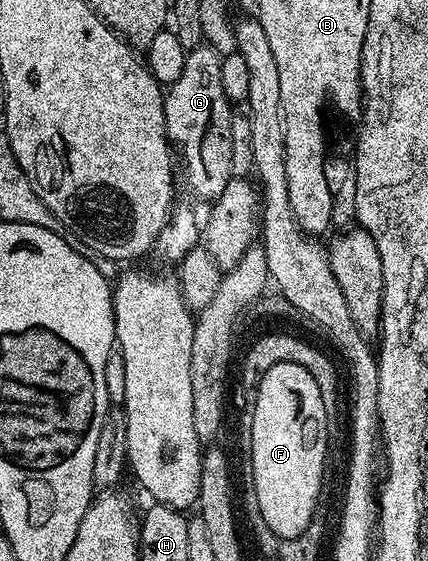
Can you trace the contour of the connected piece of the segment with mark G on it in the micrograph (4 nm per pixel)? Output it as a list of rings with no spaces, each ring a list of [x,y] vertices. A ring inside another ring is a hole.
[[[206,46],[192,47],[187,54],[187,65],[177,78],[177,82],[166,89],[163,102],[163,113],[167,119],[167,139],[177,153],[177,191],[173,196],[173,207],[167,225],[161,229],[155,239],[154,255],[168,260],[171,266],[178,265],[189,250],[200,243],[205,222],[209,222],[209,210],[213,210],[215,200],[221,198],[225,186],[231,181],[231,118],[233,105],[225,98],[221,90],[221,74],[218,69],[221,58],[215,51]]]

